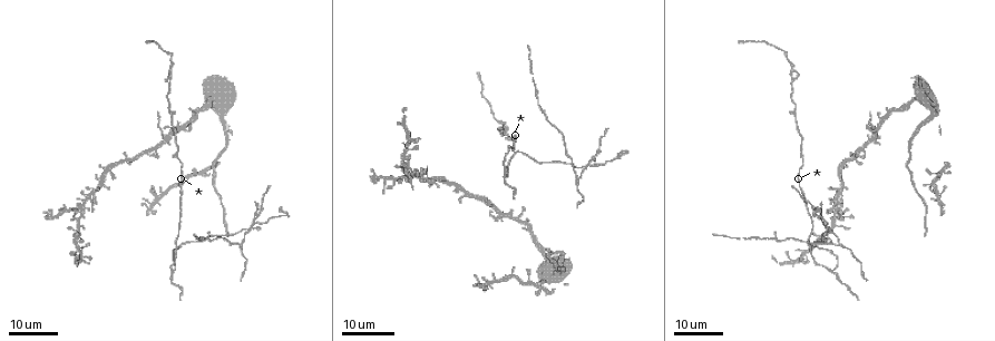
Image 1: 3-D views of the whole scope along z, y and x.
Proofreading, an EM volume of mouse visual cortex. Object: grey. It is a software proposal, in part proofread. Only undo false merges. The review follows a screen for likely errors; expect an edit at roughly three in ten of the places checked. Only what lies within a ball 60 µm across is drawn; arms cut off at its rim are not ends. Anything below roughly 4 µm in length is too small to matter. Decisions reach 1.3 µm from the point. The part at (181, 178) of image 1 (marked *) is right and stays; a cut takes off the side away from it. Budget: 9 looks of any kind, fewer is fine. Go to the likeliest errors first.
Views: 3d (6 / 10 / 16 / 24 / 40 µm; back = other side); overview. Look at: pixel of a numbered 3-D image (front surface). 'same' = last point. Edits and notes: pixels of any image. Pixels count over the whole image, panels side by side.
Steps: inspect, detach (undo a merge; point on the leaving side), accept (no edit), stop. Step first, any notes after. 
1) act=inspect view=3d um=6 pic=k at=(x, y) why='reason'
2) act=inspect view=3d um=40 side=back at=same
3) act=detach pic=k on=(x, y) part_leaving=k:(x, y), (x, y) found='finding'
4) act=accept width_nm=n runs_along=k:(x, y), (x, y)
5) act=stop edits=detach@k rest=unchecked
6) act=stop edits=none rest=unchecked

act=inspect view=3d um=16 pic=1 at=(588, 163) why='four or more arms meet'

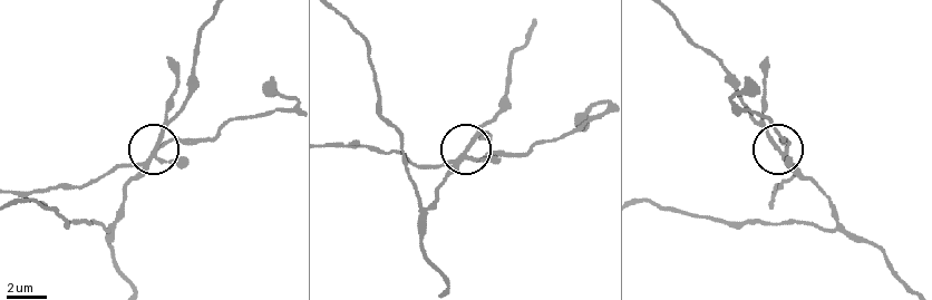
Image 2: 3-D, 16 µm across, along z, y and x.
act=inspect view=3d um=6 pic=2 at=(468, 149)

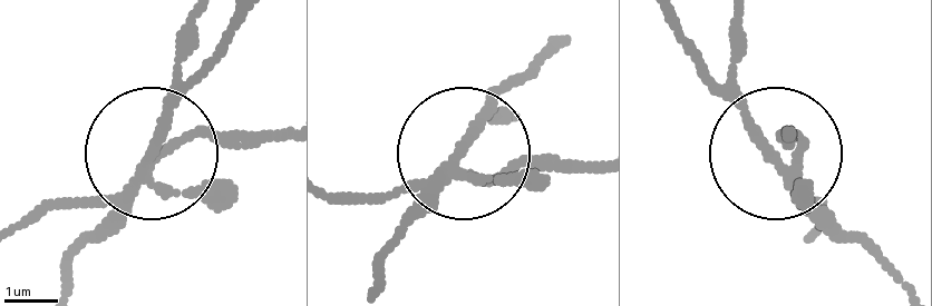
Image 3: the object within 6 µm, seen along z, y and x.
act=accept side_arm_um=11 runs_along=3:(13, 225), (107, 198), (147, 155), (201, 137), (280, 137) found='one neuron here'

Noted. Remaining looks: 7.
act=inspect view=3d um=24 pic=1 at=(840, 246) why='two arms in line, one across'

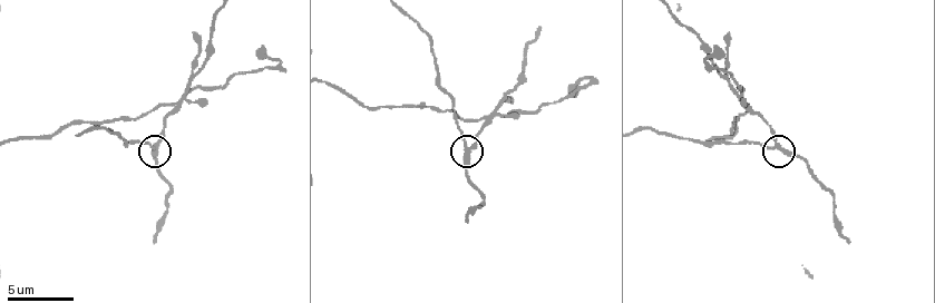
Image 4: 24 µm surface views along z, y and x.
act=inspect view=3d um=6 pic=4 at=(777, 144)

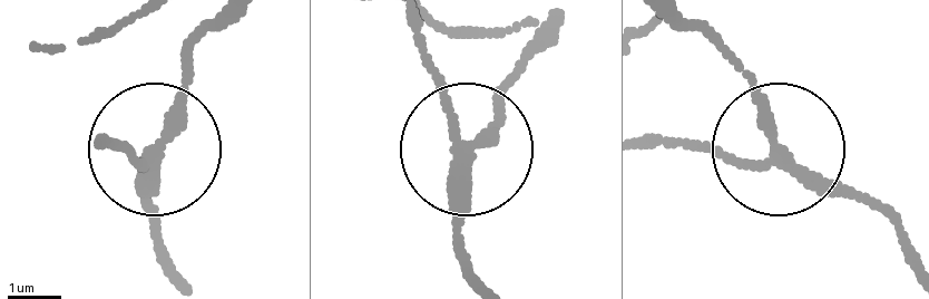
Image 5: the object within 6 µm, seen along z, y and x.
act=accept arms=3 runs_along=5:(690, 18), (742, 71), (782, 151), (885, 213) found='all the same neuron'

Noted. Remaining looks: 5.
act=inspect view=3d um=24 pic=1 at=(502, 216) why='looks like a crossing'

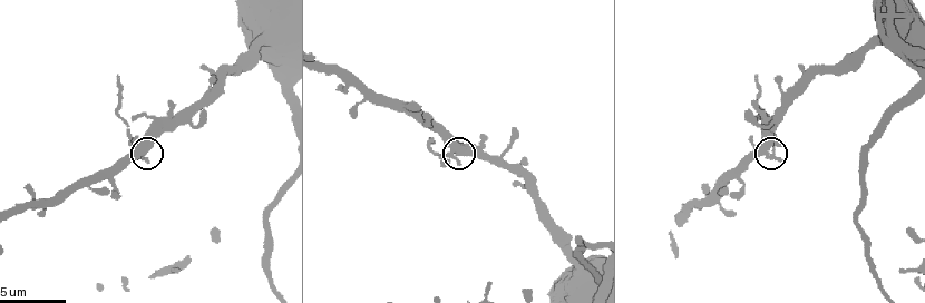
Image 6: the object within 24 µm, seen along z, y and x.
act=inspect view=3d um=10 pic=6 at=(767, 150) why='zoom in'

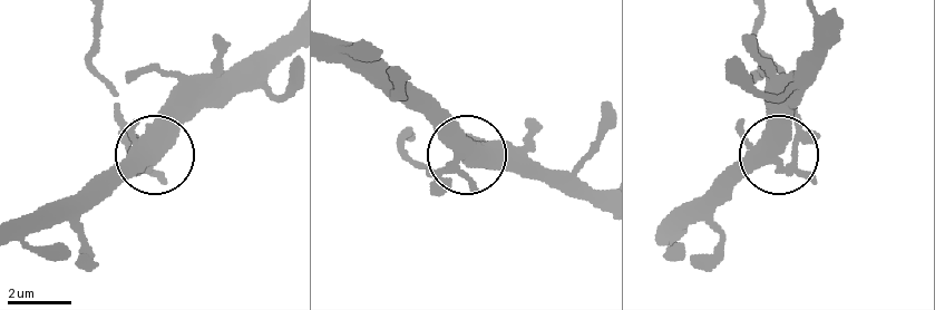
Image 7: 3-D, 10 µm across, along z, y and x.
act=accept arms=5 found='one neuron here'

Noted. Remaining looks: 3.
act=inspect view=3d um=24 pic=1 at=(507, 170) why='arms part here'

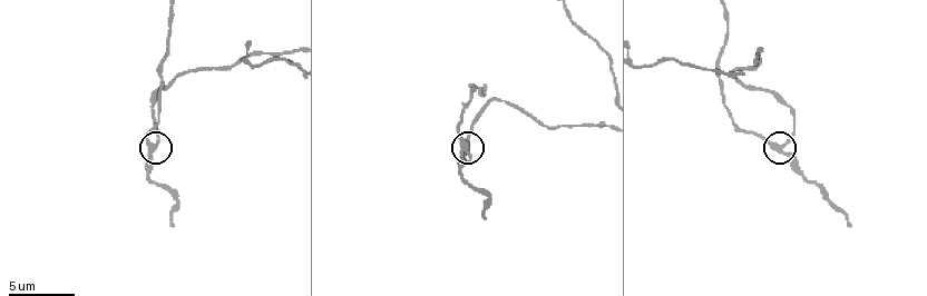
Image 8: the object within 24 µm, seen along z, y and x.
act=inspect view=3d um=10 pic=8 at=(781, 149)

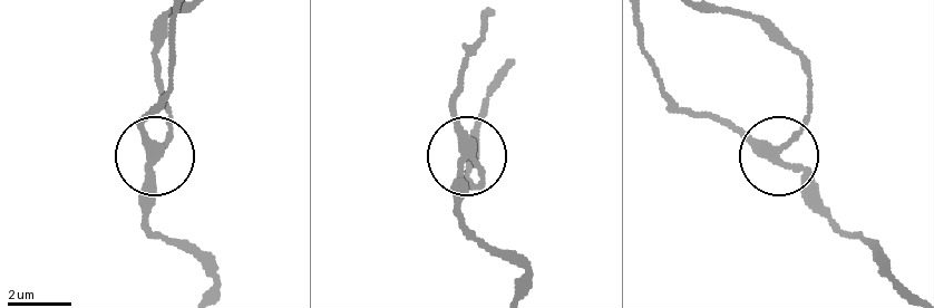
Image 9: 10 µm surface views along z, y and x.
act=accept width_nm=260 runs_along=9:(488, 18), (457, 108), (465, 173), (457, 210) found='continuous, no second neuron'

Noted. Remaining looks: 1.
act=stop edits=none rest=unchecked

